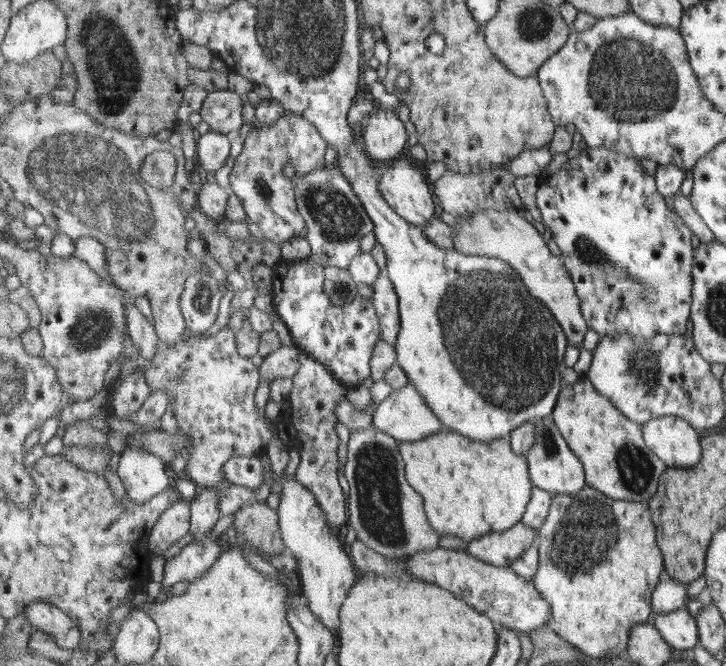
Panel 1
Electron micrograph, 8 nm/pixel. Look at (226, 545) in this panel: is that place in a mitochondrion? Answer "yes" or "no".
no

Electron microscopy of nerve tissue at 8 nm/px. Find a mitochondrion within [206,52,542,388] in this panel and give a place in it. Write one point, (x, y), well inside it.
(337, 217)

